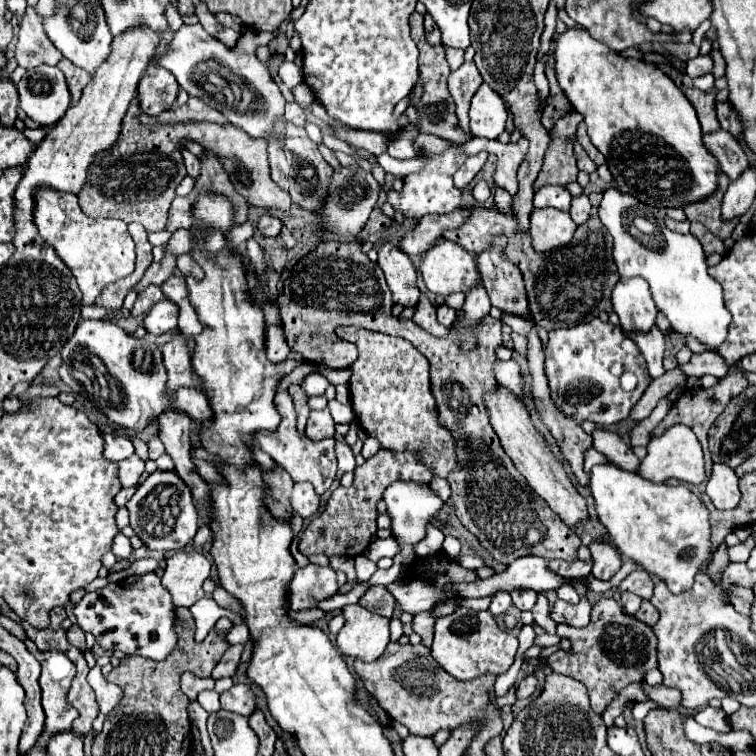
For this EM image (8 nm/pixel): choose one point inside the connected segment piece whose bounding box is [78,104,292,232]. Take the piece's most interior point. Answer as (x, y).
(136, 181)

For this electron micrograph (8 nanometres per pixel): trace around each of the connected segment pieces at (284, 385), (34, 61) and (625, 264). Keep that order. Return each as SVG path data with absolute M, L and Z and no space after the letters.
M306 363L298 368L295 368L290 374L282 378L277 391L288 390L289 386L294 383L300 384L300 382L302 382L304 379L304 376L310 372L318 372L318 370L316 370L316 367L310 363Z
M34 6L26 8L26 14L20 22L16 60L22 68L34 68L40 64L56 66L62 60L60 50L44 34L43 18L34 12Z
M614 188L604 192L600 204L600 220L614 238L614 260L620 278L642 276L650 284L656 308L668 318L672 330L696 338L702 344L710 340L710 348L718 348L726 340L730 312L722 300L722 286L708 276L708 264L700 242L692 234L676 234L664 226L658 208L638 202L634 196L620 194Z

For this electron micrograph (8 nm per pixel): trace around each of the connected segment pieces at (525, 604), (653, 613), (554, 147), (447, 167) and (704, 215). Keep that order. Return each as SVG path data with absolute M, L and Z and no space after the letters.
M520 588L518 592L510 592L512 594L512 602L518 610L532 610L536 604L538 594L530 592L530 588Z
M642 600L642 606L640 610L634 614L640 622L648 624L648 626L654 626L658 622L658 610L648 602L648 600Z
M578 112L562 116L550 130L552 140L548 146L548 152L544 156L544 166L542 172L536 180L536 188L544 184L562 184L566 186L568 182L576 180L578 168L576 168L576 158L572 152L572 142L576 126L582 122L582 116Z
M456 144L446 150L442 156L432 156L432 154L426 154L428 158L428 164L426 164L426 170L420 172L420 174L412 174L412 176L406 176L404 178L404 188L402 188L402 194L398 192L390 192L388 194L388 202L400 210L406 218L410 220L418 220L426 214L432 214L432 212L452 212L456 208L462 206L462 192L458 188L454 188L452 184L452 176L454 172L464 164L466 156L462 152L456 150Z
M720 174L720 182L718 182L718 192L712 194L710 198L706 198L704 202L696 202L684 208L684 214L690 222L700 222L704 224L714 236L718 236L720 240L728 240L734 226L738 224L738 220L732 222L722 222L720 218L720 204L722 204L722 196L728 188L730 180L726 178L726 174Z

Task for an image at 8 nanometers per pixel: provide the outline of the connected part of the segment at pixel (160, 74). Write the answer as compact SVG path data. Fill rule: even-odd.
M150 64L138 84L138 100L142 110L148 116L158 116L164 110L170 110L178 94L178 82L166 70L156 64Z

